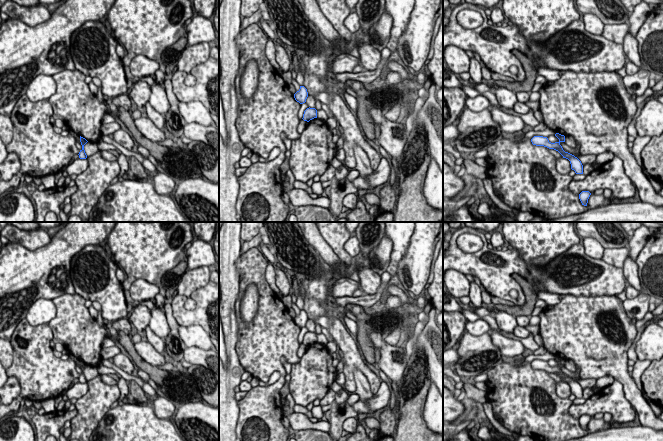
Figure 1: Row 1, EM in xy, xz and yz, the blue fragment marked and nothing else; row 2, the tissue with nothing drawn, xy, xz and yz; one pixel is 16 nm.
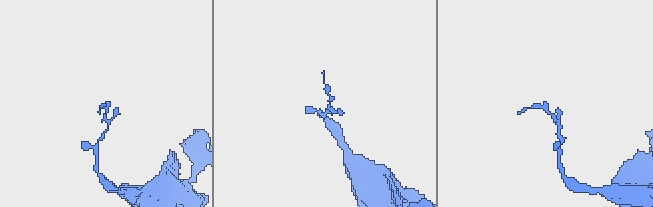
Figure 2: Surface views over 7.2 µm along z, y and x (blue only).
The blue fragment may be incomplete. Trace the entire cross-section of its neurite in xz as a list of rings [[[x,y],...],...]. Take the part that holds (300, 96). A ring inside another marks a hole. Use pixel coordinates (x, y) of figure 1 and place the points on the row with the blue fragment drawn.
[[[300,86],[300,89],[294,94],[295,100],[300,104],[305,103],[307,97],[308,97],[308,92],[304,86]]]

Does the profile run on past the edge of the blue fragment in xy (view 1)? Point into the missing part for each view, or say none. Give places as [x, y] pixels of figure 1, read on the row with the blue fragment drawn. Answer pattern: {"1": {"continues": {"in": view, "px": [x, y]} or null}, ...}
{"1": {"continues": null}}

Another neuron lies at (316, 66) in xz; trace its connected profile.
[[[330,43],[320,52],[299,55],[301,65],[304,68],[303,86],[307,89],[308,95],[315,97],[317,93],[337,90],[337,85],[327,81],[334,56],[334,47]]]

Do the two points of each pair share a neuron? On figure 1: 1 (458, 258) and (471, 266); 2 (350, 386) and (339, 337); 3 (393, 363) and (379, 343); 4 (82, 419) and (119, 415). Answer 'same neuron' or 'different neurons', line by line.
1: same neuron
2: same neuron
3: same neuron
4: different neurons

